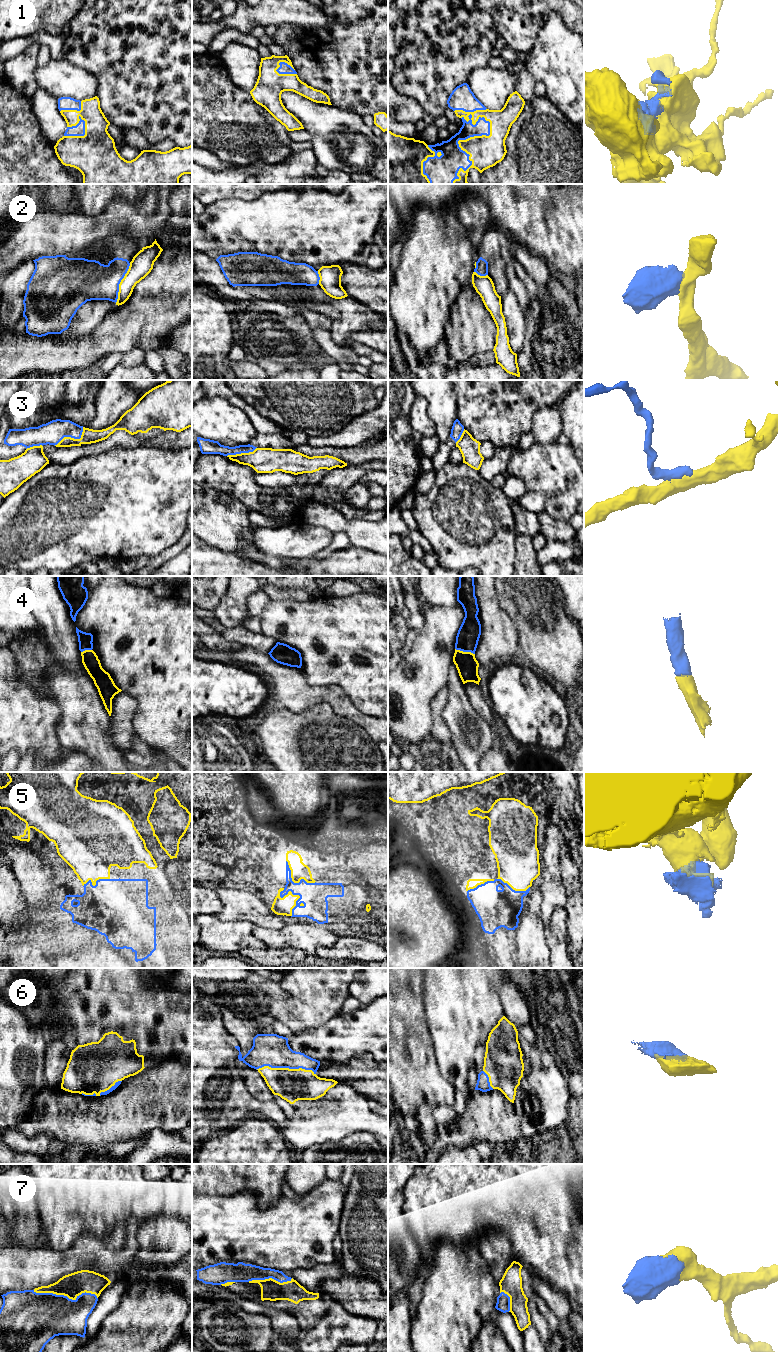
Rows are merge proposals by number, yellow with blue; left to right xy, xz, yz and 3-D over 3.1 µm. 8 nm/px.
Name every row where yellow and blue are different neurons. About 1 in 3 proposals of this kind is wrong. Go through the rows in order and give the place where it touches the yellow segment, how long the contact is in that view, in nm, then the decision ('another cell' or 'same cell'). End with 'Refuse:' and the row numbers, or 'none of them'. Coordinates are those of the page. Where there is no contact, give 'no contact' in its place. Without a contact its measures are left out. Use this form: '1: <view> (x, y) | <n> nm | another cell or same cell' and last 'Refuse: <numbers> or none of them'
1: yz (476, 136) | 650 nm | same cell
2: xy (120, 283) | 340 nm | another cell
3: xy (72, 438) | 280 nm | same cell
4: yz (465, 652) | 170 nm | same cell
5: xz (296, 895) | 240 nm | same cell
6: xz (286, 1068) | 480 nm | same cell
7: xy (66, 1295) | 500 nm | same cell
Refuse: 2

